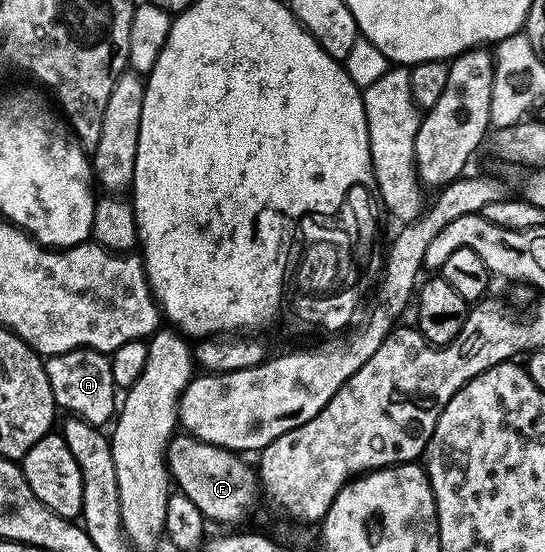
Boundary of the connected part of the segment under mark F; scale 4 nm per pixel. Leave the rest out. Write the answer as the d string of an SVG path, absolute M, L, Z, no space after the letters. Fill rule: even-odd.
M176 434L170 440L170 446L166 449L166 467L170 470L170 479L176 485L177 491L182 492L192 502L196 502L196 510L206 517L207 521L218 524L238 524L241 520L246 520L250 516L250 511L260 500L260 476L249 464L249 459L243 458L239 453L212 446L203 440L197 440L195 436L189 434Z

